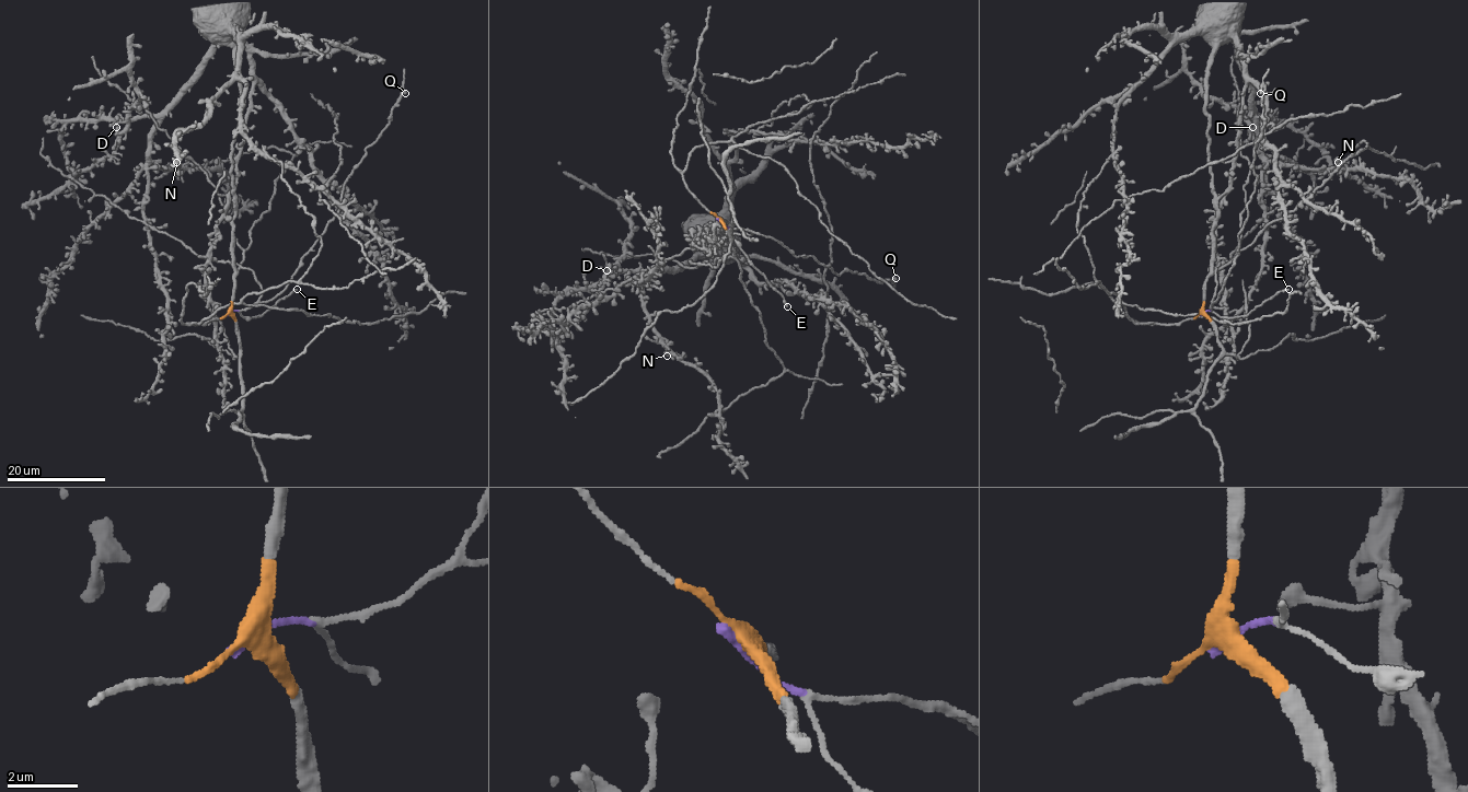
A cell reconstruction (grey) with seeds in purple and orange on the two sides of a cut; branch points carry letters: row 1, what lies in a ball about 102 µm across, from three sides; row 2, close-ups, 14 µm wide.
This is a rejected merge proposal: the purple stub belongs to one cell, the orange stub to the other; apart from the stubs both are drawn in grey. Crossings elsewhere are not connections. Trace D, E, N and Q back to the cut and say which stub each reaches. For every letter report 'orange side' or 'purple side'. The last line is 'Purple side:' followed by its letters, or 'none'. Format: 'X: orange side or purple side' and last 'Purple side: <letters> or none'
D: orange side
E: purple side
N: orange side
Q: purple side
Purple side: E, Q

